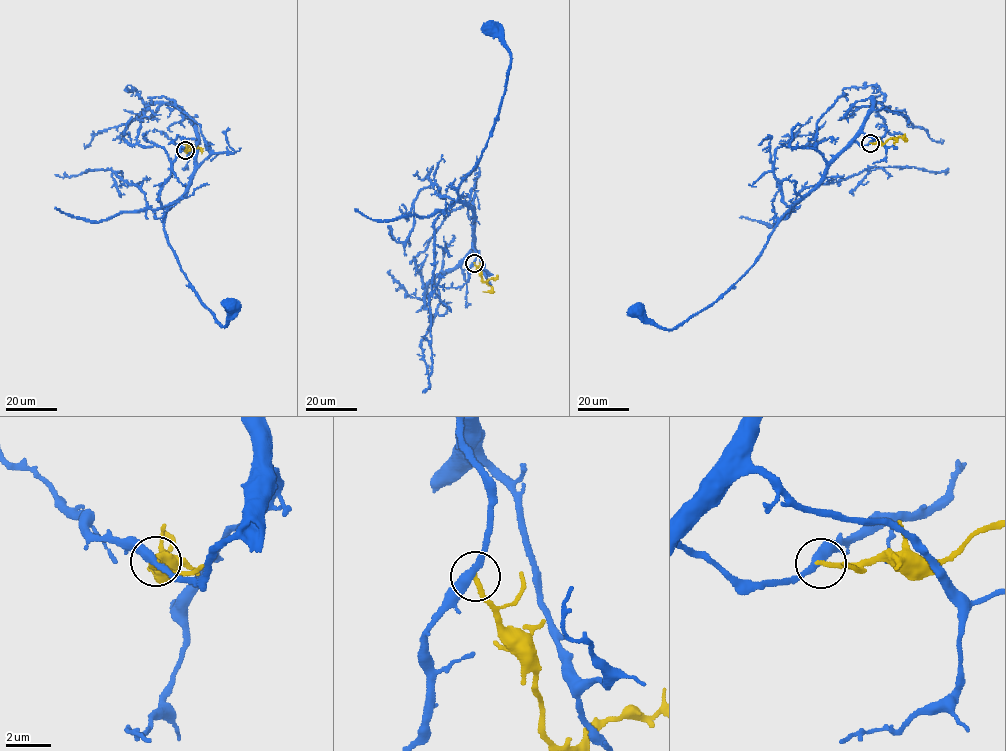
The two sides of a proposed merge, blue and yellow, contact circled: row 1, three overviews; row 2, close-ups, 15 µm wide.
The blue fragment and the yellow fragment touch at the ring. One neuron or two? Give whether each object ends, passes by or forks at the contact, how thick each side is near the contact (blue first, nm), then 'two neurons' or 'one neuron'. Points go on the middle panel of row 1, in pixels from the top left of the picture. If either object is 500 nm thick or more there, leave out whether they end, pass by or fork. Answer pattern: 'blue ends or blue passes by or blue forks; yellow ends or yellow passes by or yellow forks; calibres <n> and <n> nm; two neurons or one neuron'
blue passes by; yellow ends; calibres 360 and 240 nm; two neurons

